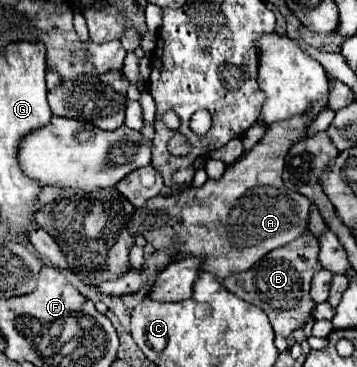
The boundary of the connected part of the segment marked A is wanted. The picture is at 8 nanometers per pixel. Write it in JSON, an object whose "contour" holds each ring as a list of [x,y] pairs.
{"contour":[[[327,96],[321,102],[317,102],[317,106],[313,106],[313,110],[309,114],[305,114],[305,118],[291,118],[289,122],[275,122],[275,126],[269,126],[263,140],[251,152],[243,154],[237,160],[237,164],[231,164],[219,180],[207,180],[201,188],[191,186],[191,188],[181,190],[179,194],[151,198],[143,208],[135,210],[133,218],[129,220],[129,226],[131,226],[129,230],[133,230],[133,234],[141,234],[147,242],[153,244],[155,250],[169,248],[171,236],[181,240],[183,246],[181,246],[181,254],[177,254],[177,258],[183,258],[185,254],[187,256],[205,256],[205,266],[201,270],[211,272],[219,280],[227,278],[233,272],[249,270],[255,262],[259,262],[271,250],[287,246],[289,242],[293,242],[295,238],[299,238],[301,234],[307,232],[311,202],[305,196],[301,196],[285,186],[285,182],[281,178],[285,156],[287,156],[291,142],[295,142],[303,136],[305,128],[313,122],[313,118],[325,106],[327,106]]]}

